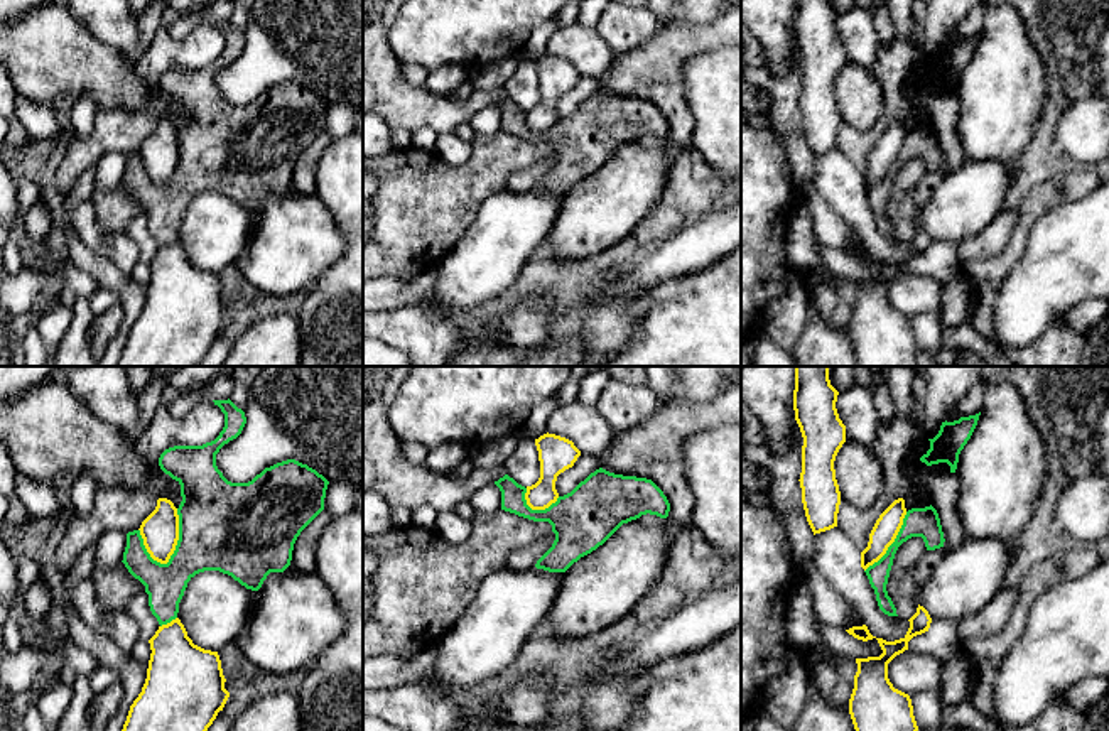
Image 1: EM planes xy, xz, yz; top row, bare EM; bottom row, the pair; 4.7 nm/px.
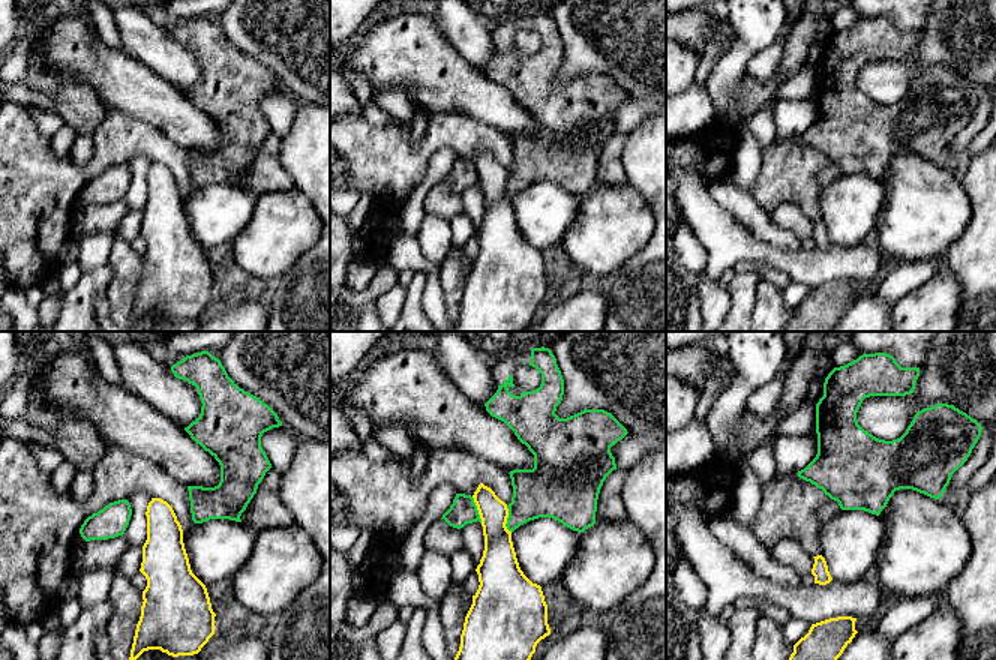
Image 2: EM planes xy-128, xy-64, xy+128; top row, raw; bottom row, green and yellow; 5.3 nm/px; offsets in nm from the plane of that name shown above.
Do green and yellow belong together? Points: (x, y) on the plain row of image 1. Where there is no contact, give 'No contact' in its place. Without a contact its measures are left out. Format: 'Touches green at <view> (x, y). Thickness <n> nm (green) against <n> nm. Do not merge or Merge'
Touches green at xy (179, 161). Thickness 440 nm (green) against 180 nm. Do not merge

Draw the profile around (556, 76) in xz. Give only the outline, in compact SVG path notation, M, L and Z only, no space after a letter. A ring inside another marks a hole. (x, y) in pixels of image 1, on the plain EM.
M549 54L535 61L535 68L540 100L535 106L527 108L525 122L532 132L545 132L559 120L555 111L557 98L574 88L581 73L572 62Z

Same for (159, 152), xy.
M159 120L155 132L142 143L140 157L150 179L167 186L179 162L179 137L174 125Z

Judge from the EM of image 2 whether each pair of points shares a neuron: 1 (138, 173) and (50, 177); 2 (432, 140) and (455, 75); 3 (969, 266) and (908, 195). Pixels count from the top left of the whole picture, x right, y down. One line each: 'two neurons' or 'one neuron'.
1: two neurons
2: two neurons
3: two neurons

